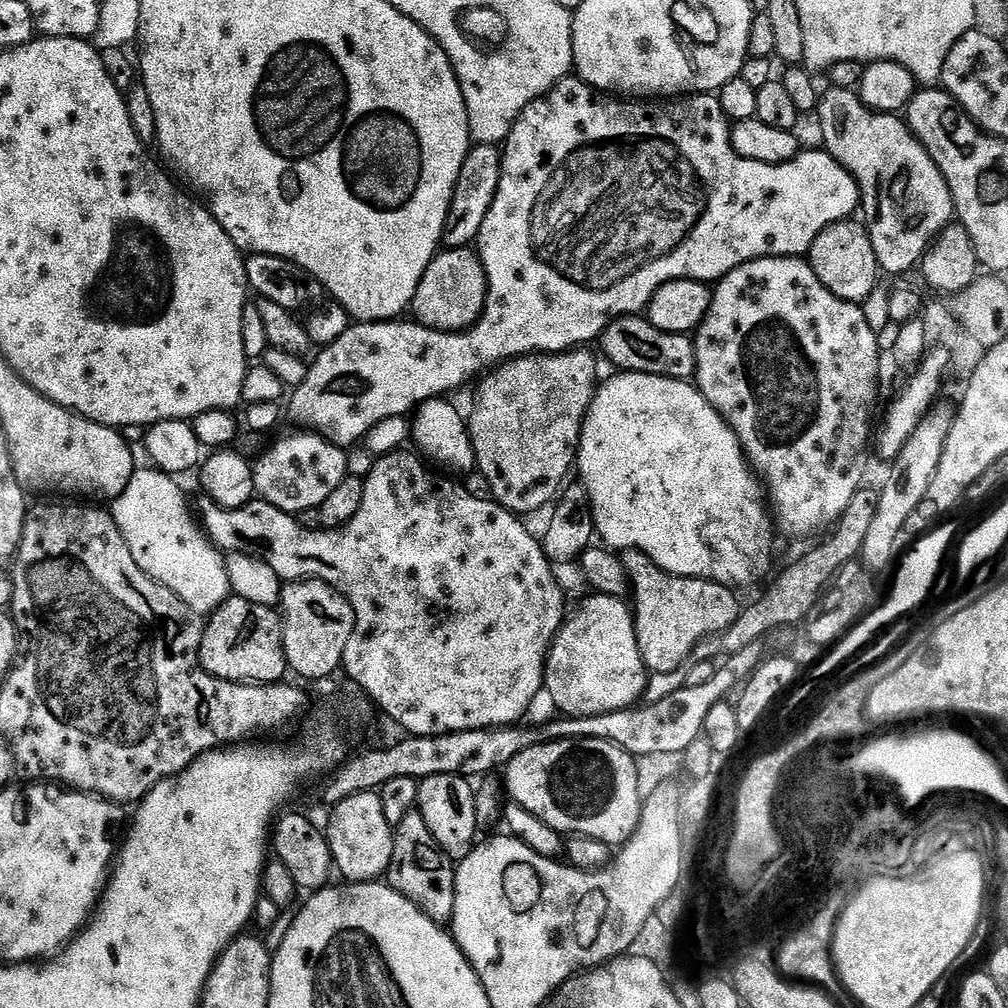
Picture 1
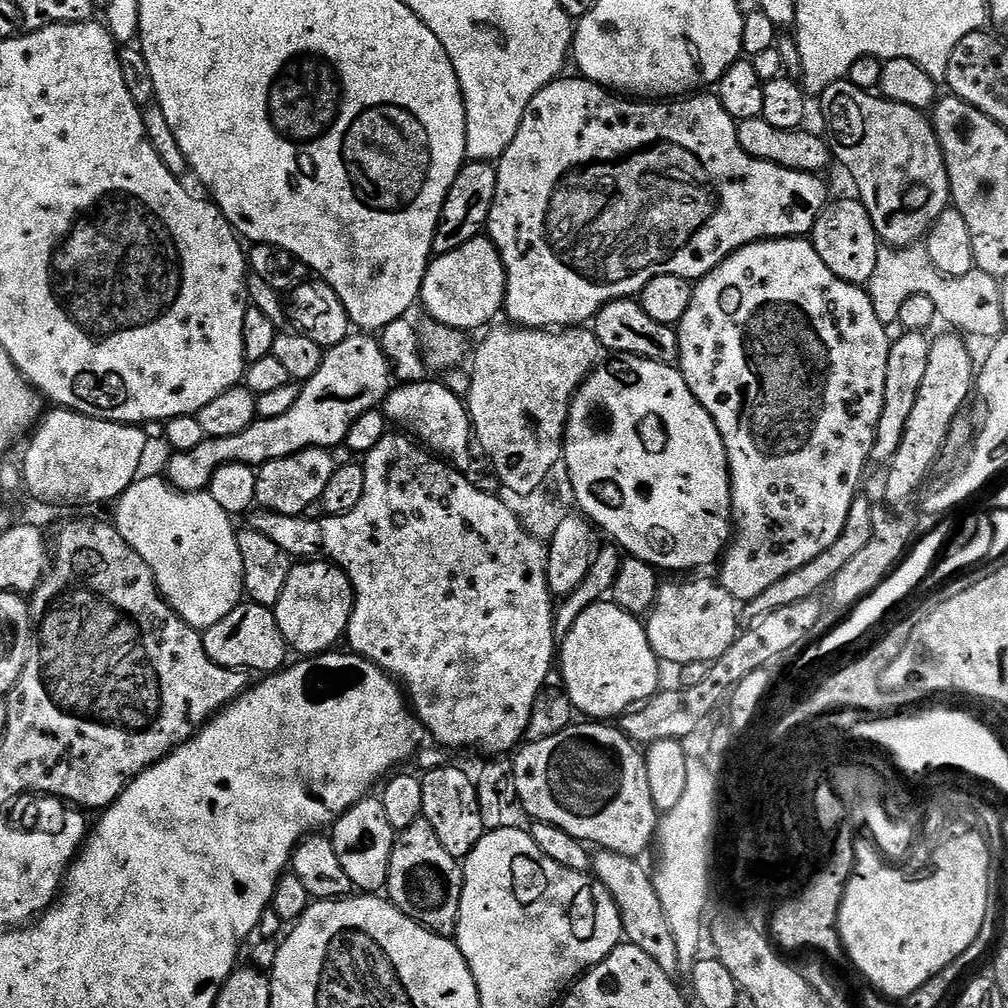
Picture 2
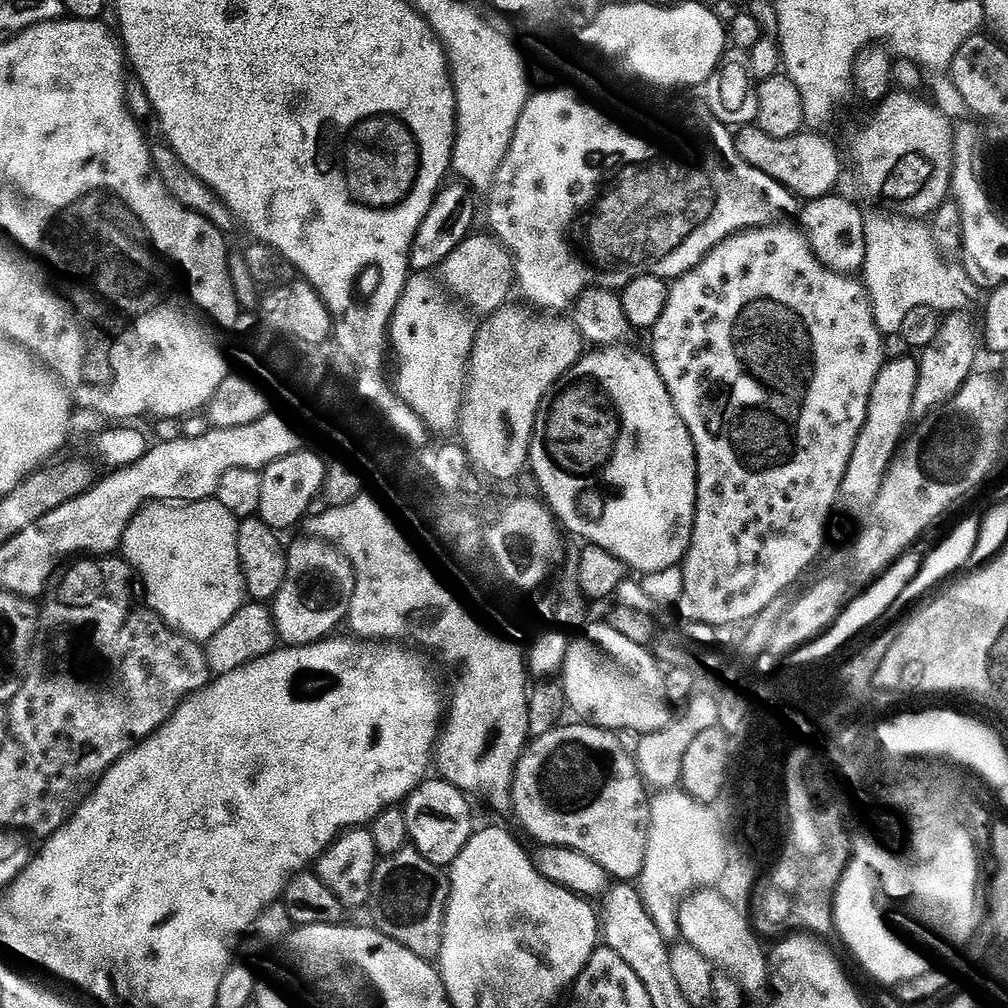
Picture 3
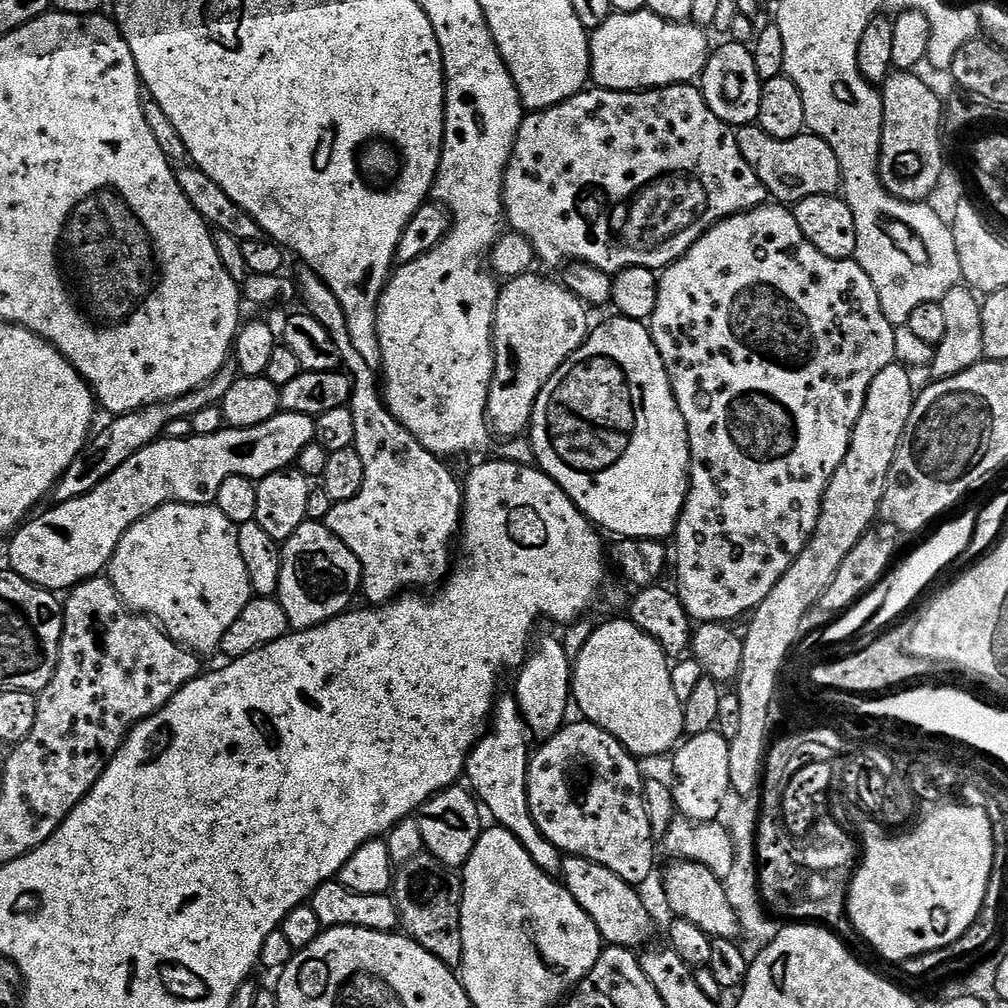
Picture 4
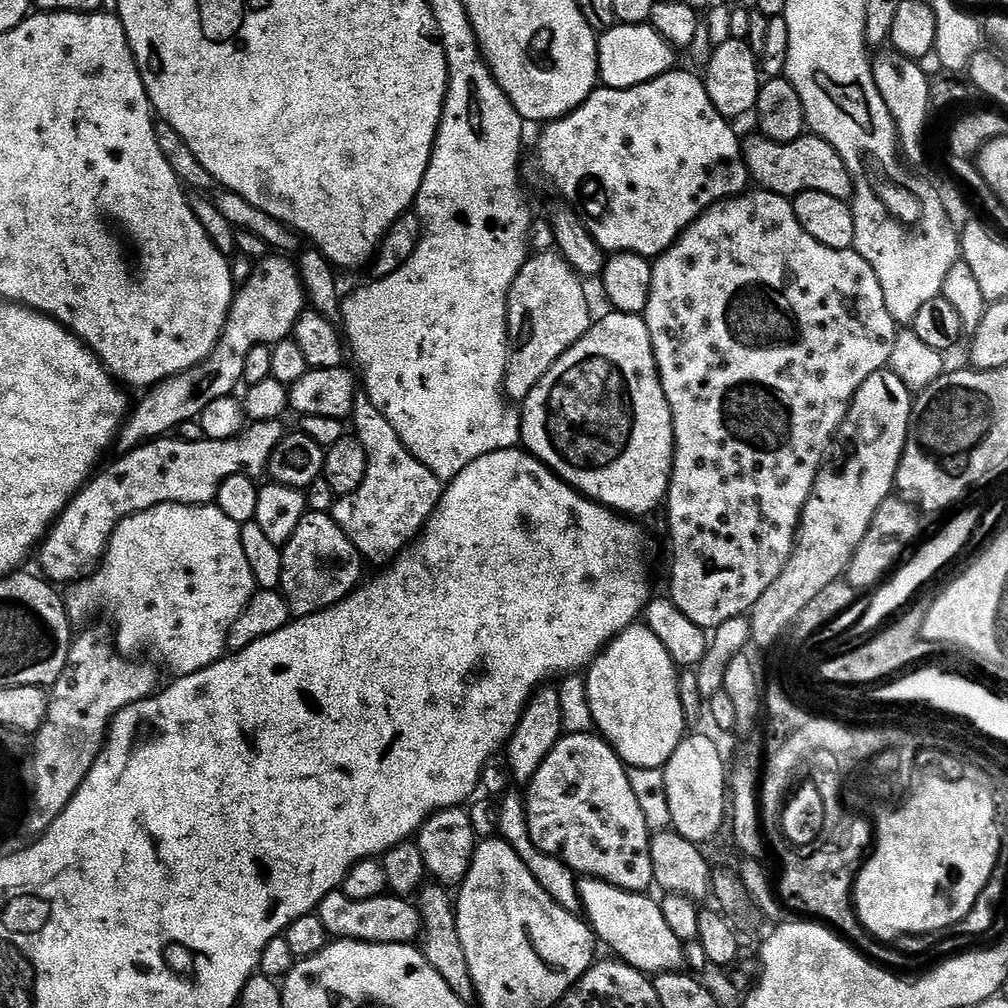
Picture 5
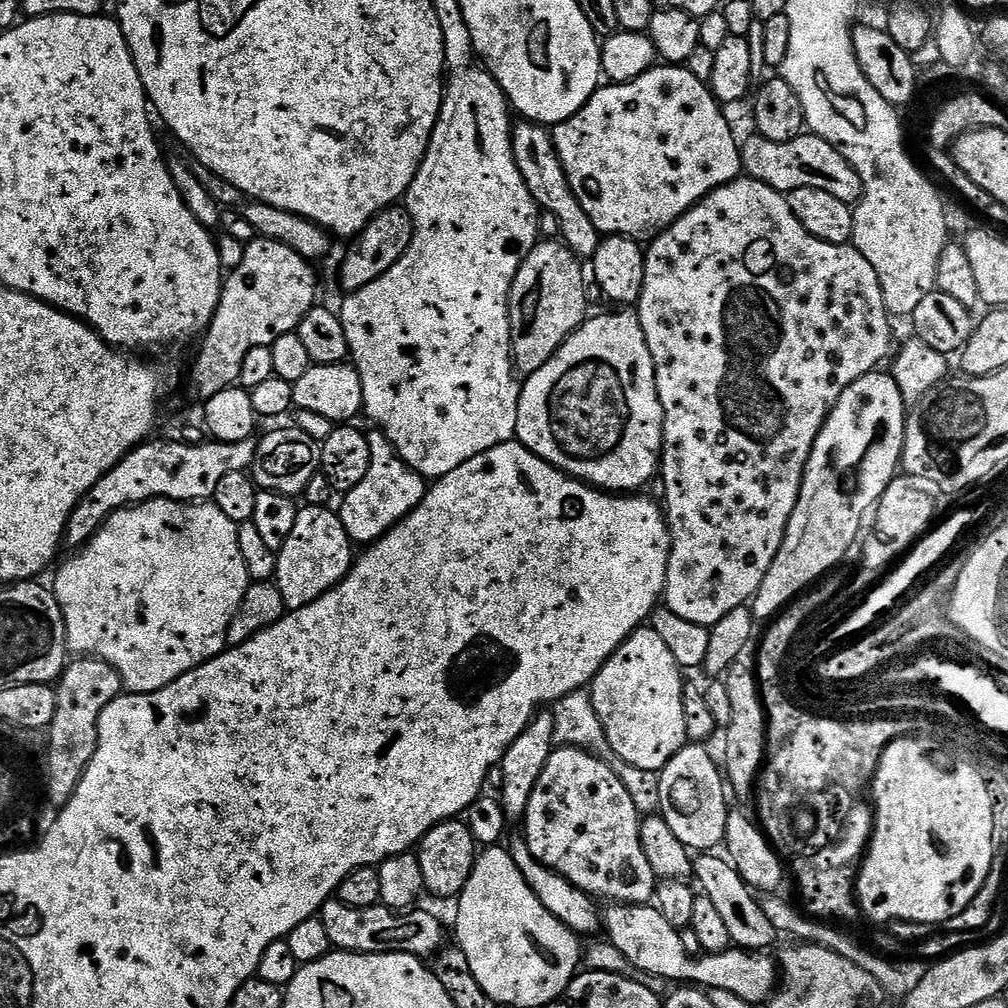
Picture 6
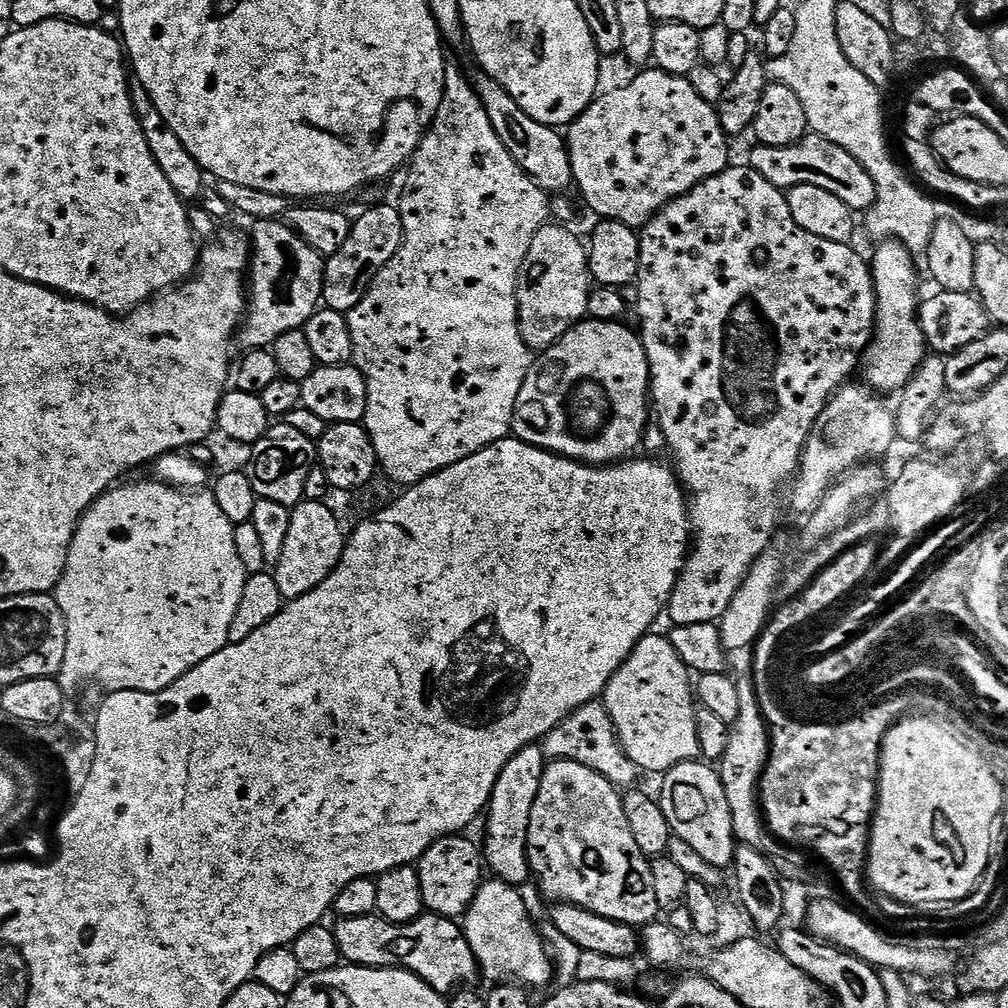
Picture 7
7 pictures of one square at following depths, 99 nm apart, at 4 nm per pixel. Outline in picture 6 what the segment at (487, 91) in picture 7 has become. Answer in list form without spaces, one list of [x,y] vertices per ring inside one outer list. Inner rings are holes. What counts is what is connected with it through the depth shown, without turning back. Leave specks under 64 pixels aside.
[[[531,122],[517,123],[512,130],[512,153],[530,194],[536,199],[537,208],[554,214],[557,218],[560,227],[559,239],[567,244],[568,249],[576,256],[591,258],[598,250],[602,233],[594,226],[594,222],[590,222],[590,214],[582,210],[566,178],[549,129]]]

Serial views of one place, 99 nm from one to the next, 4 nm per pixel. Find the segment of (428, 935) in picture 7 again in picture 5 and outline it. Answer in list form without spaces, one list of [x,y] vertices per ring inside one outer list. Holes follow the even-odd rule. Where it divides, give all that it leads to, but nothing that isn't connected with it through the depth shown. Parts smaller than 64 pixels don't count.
[[[343,890],[326,894],[318,909],[322,926],[326,926],[329,937],[337,940],[361,940],[363,944],[406,944],[415,941],[420,934],[420,915],[416,912],[415,903],[395,894],[385,894],[378,898],[351,900],[346,898]]]

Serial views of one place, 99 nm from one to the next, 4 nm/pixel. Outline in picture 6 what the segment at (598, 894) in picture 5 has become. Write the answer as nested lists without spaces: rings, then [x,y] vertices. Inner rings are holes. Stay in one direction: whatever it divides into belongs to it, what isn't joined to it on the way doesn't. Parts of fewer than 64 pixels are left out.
[[[613,903],[607,908],[604,912],[607,939],[629,959],[633,969],[644,971],[648,975],[657,975],[658,978],[664,978],[669,982],[679,982],[684,986],[729,991],[751,1006],[757,1006],[764,999],[765,1003],[777,991],[778,964],[773,957],[771,960],[764,952],[750,952],[747,948],[732,946],[724,952],[691,956],[682,946],[679,931],[668,927],[666,918],[662,918],[655,906]]]

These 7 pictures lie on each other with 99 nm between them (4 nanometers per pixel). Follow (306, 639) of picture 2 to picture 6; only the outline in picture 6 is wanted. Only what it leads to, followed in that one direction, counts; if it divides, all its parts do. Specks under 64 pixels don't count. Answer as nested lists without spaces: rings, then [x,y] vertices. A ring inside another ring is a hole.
[[[331,507],[300,508],[294,531],[286,538],[286,546],[276,553],[276,589],[282,594],[285,609],[310,606],[322,594],[342,583],[354,563],[354,543],[348,536],[339,515]]]

